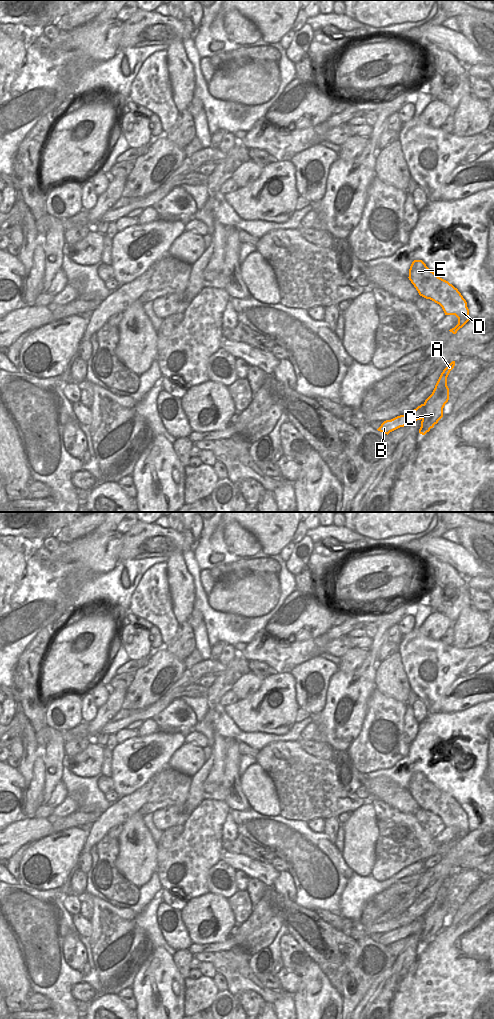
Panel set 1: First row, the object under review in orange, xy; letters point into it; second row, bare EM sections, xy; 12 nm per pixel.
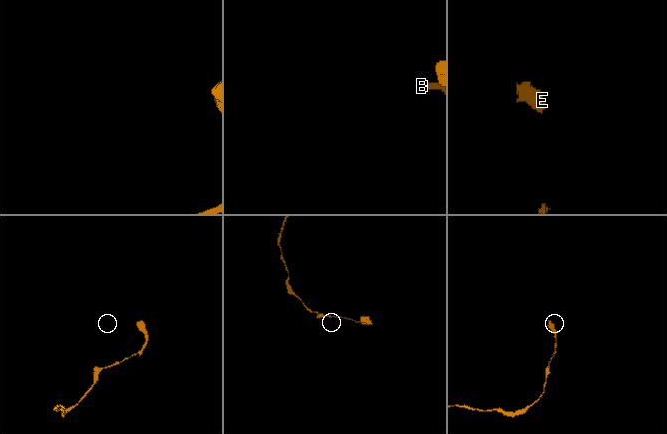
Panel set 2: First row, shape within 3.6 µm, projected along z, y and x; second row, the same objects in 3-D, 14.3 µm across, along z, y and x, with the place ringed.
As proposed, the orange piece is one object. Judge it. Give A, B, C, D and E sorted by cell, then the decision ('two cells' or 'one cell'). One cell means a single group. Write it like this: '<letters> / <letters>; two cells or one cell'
A C D E / B; two cells

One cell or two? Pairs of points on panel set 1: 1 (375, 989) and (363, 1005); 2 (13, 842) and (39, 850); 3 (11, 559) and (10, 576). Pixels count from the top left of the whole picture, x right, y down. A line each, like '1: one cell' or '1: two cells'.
1: one cell
2: two cells
3: one cell

